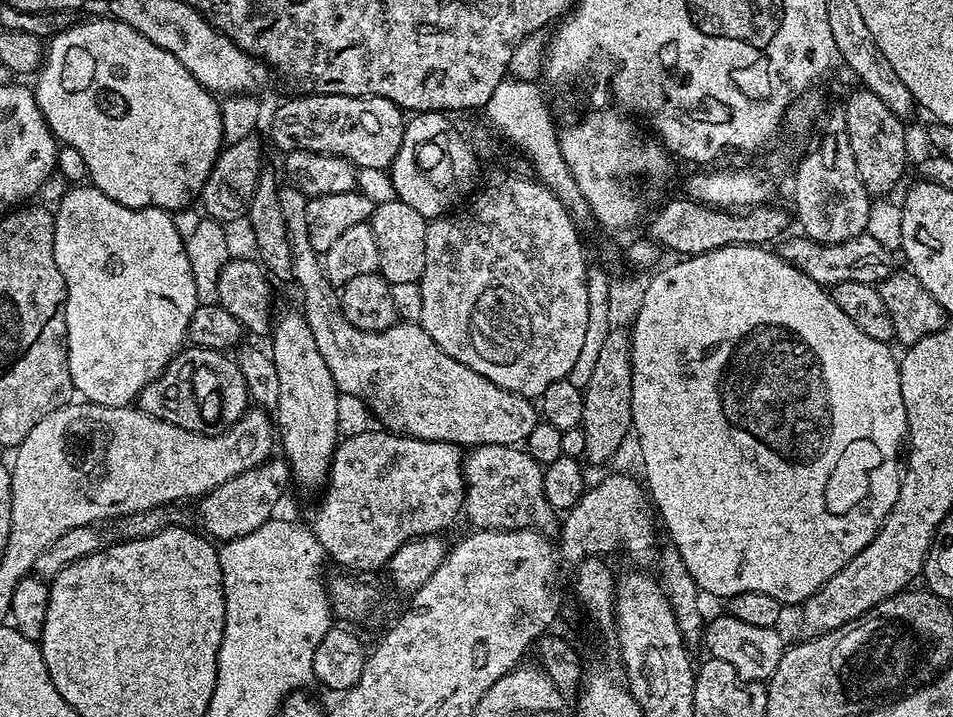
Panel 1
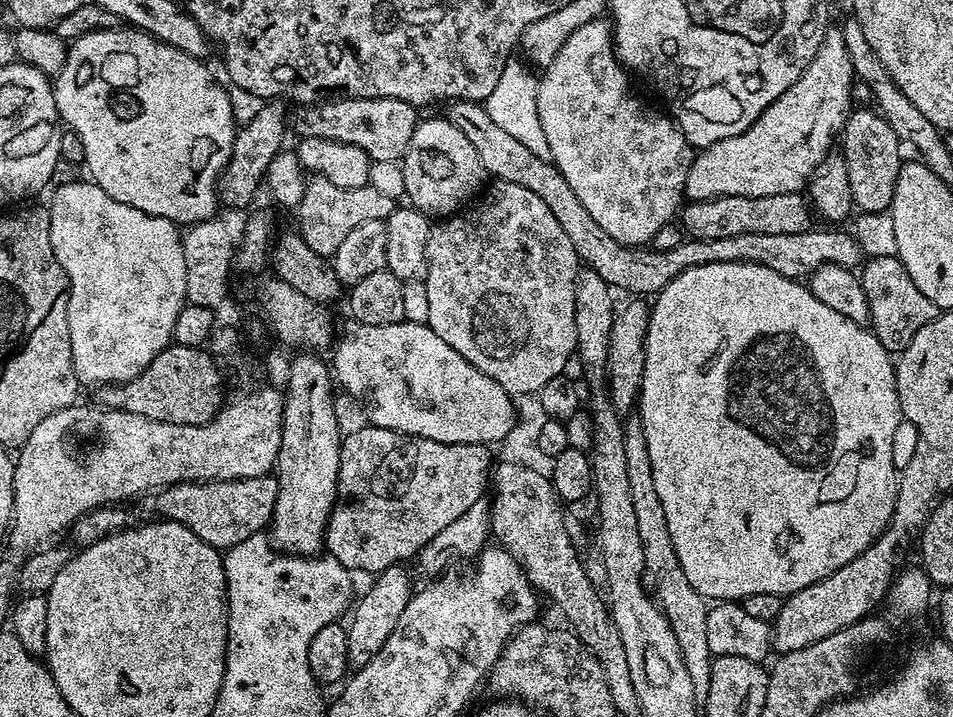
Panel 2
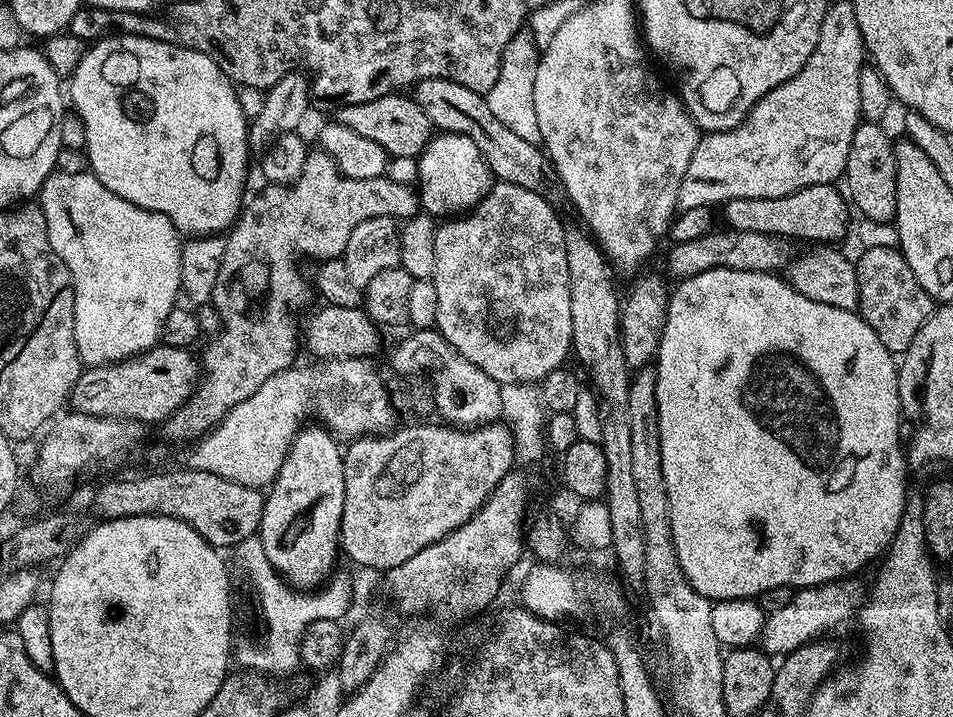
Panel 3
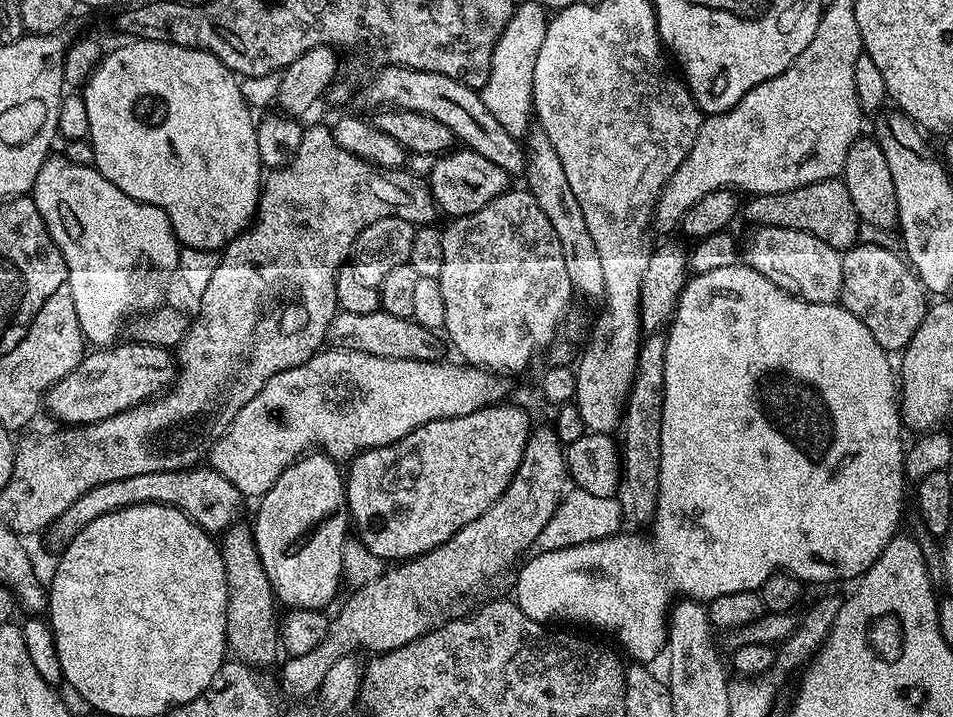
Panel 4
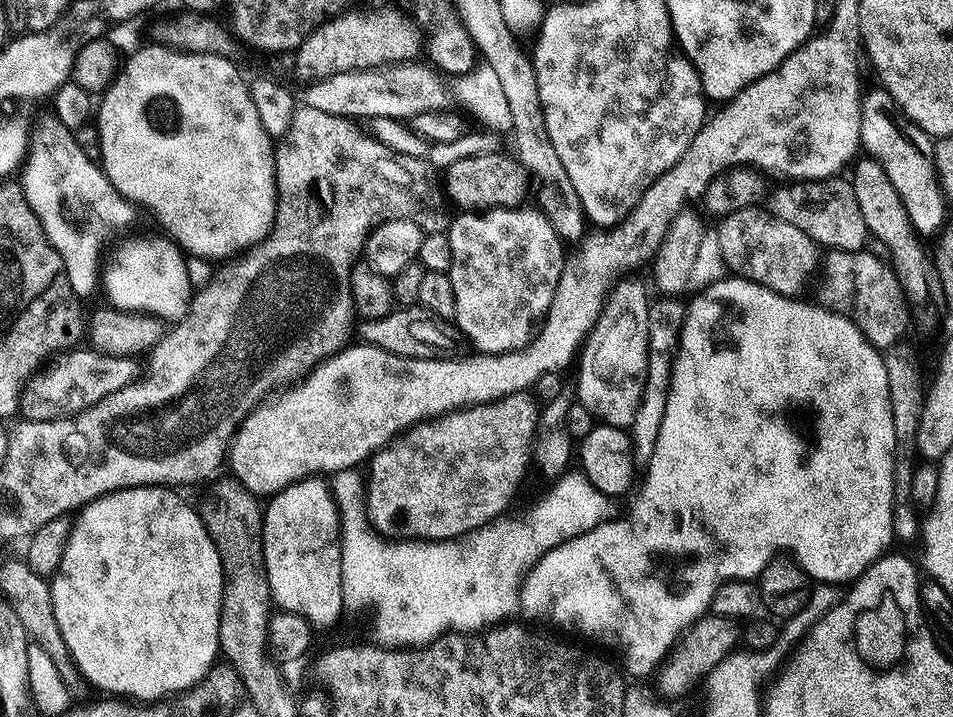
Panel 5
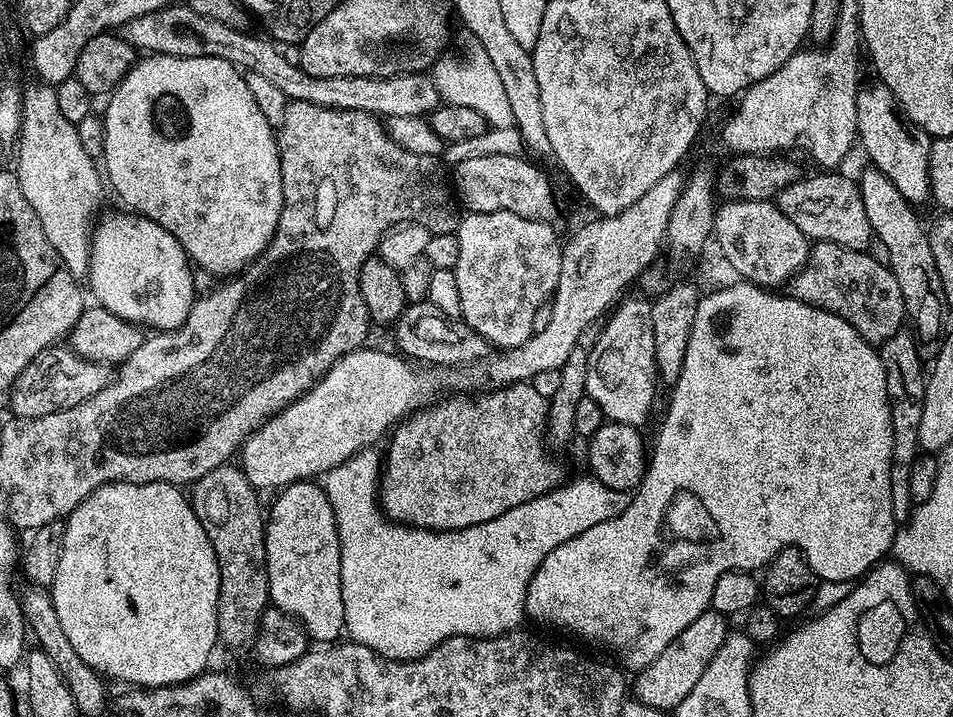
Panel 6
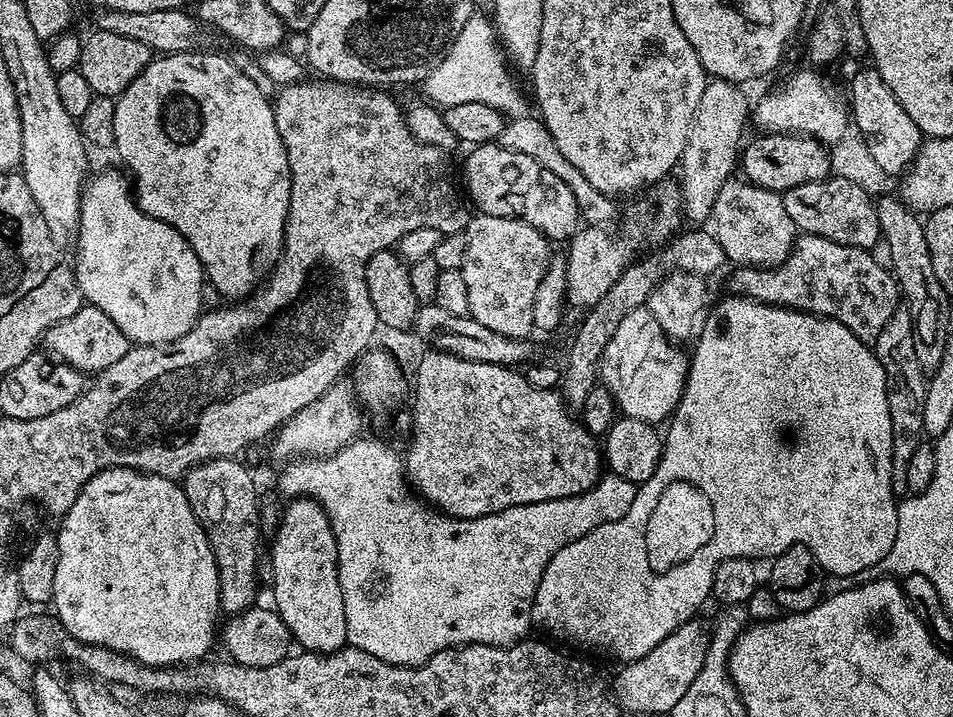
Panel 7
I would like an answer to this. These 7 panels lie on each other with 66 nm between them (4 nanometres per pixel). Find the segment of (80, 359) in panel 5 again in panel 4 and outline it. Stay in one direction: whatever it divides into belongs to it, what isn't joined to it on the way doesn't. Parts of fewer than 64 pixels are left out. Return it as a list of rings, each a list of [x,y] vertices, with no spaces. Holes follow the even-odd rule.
[[[124,343],[89,351],[74,371],[45,392],[46,412],[57,416],[64,424],[97,424],[114,414],[147,404],[172,387],[178,365],[169,349],[153,344]]]

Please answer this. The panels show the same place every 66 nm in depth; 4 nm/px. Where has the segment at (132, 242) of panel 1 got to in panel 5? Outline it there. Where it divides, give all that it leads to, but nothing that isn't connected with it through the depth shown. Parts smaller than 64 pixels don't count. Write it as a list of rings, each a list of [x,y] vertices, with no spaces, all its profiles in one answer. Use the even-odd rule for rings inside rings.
[[[47,114],[40,121],[35,121],[30,132],[28,156],[24,159],[18,183],[24,189],[26,202],[30,202],[30,210],[38,214],[38,222],[42,222],[42,230],[46,238],[58,250],[64,263],[66,278],[70,278],[70,286],[77,298],[85,298],[92,291],[97,291],[102,280],[102,258],[104,243],[115,232],[128,228],[136,220],[138,209],[126,199],[106,178],[103,168],[93,157],[88,156],[78,146],[73,129],[62,126],[60,119],[54,114]]]

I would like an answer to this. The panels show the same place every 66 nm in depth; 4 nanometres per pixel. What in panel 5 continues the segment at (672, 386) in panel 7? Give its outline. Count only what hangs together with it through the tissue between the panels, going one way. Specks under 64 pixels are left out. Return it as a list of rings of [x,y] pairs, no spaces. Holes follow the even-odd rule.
[[[621,278],[613,284],[598,322],[582,345],[578,357],[580,374],[574,387],[579,403],[584,404],[603,423],[625,430],[631,429],[638,402],[644,393],[650,307],[643,282],[627,279]]]

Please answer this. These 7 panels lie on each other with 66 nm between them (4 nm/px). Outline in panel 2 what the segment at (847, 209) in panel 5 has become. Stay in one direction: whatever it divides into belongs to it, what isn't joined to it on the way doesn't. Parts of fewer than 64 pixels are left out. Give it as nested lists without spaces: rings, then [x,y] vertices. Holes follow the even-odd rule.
[[[800,192],[770,194],[762,198],[753,196],[715,196],[712,200],[693,200],[683,205],[678,220],[683,231],[693,240],[734,238],[734,234],[802,234],[813,227],[813,209]]]

